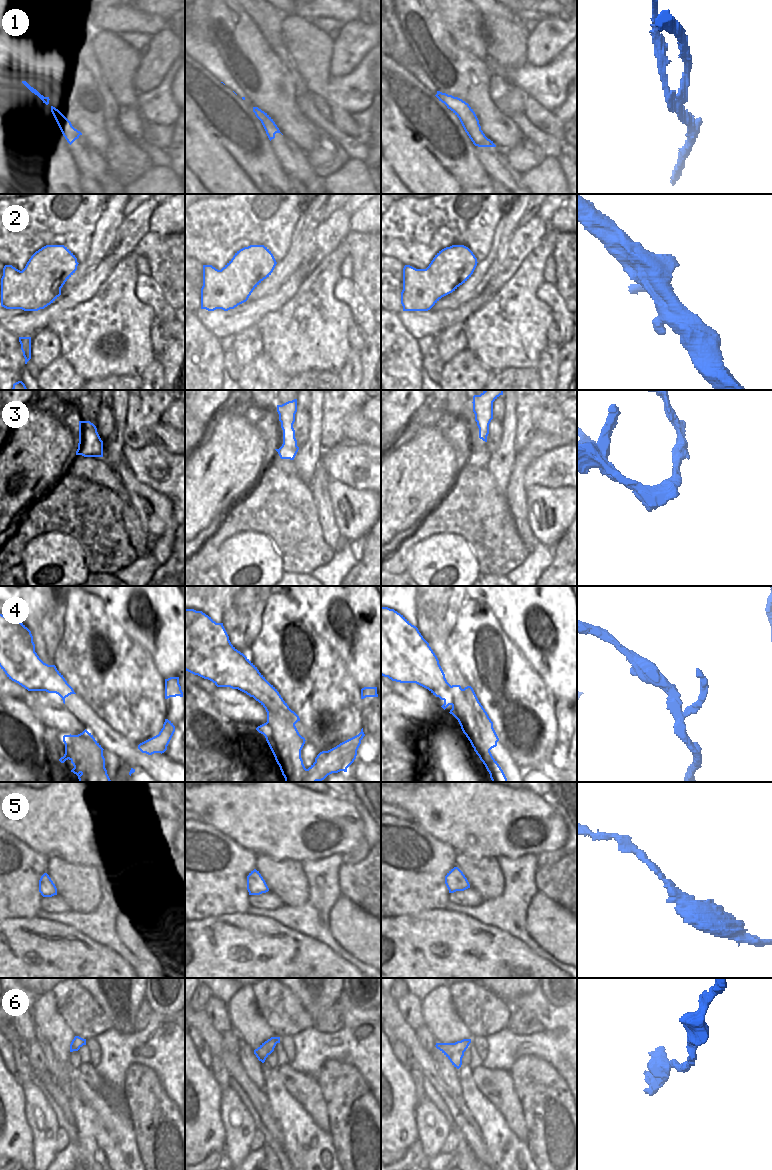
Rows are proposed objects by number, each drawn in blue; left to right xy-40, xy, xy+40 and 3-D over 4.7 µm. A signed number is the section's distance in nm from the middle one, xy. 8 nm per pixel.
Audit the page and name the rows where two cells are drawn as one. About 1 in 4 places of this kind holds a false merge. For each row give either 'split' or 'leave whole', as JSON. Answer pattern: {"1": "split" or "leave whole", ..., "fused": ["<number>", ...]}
{"1": "split", "2": "leave whole", "3": "leave whole", "4": "split", "5": "leave whole", "6": "leave whole", "fused": ["1", "4"]}

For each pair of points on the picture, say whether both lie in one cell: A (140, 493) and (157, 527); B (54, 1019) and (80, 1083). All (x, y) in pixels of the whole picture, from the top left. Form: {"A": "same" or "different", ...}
{"A": "same", "B": "different"}

